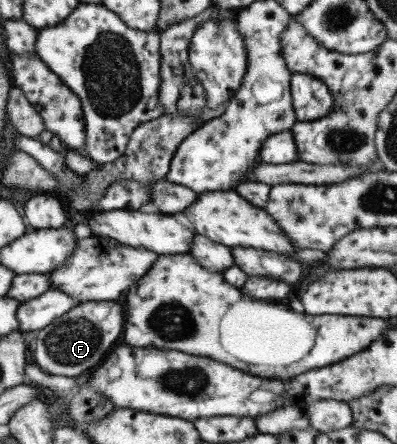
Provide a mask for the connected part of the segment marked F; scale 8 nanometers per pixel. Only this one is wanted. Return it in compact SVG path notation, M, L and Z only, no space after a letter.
M122 301L83 302L38 330L31 349L35 363L51 375L83 378L101 364L121 337L125 325Z

